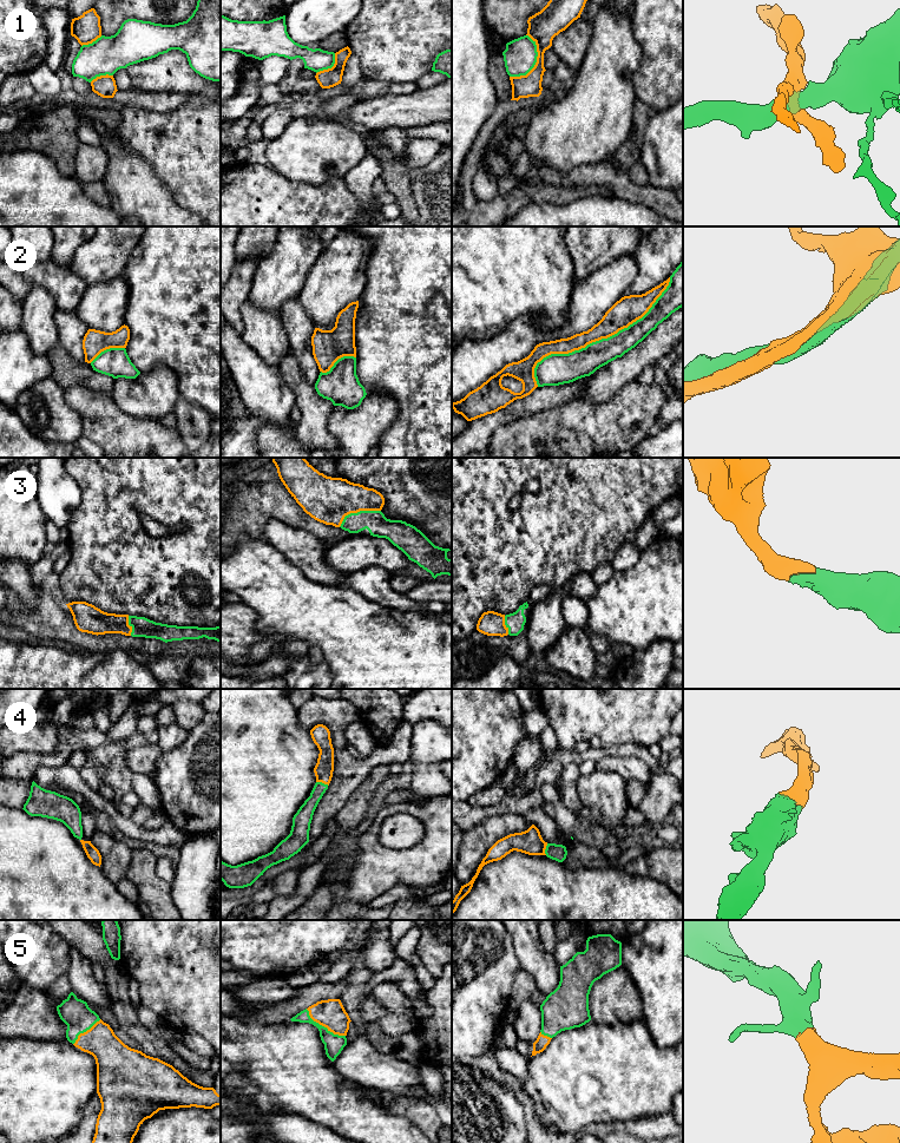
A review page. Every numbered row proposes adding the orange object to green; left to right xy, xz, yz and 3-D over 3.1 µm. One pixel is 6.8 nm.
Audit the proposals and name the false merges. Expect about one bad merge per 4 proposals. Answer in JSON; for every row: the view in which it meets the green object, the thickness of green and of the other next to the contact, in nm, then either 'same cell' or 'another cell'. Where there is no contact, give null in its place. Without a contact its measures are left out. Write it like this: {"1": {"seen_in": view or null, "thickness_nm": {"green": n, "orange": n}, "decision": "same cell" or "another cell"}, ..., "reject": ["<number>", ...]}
{"1": {"seen_in": "yz", "thickness_nm": {"green": 220, "orange": 200}, "decision": "another cell"}, "2": {"seen_in": "yz", "thickness_nm": {"green": 190, "orange": 180}, "decision": "another cell"}, "3": {"seen_in": "xz", "thickness_nm": {"green": 150, "orange": 320}, "decision": "same cell"}, "4": {"seen_in": "xz", "thickness_nm": {"green": 110, "orange": 130}, "decision": "same cell"}, "5": {"seen_in": "xz", "thickness_nm": {"green": 140, "orange": 200}, "decision": "same cell"}, "reject": ["1", "2"]}

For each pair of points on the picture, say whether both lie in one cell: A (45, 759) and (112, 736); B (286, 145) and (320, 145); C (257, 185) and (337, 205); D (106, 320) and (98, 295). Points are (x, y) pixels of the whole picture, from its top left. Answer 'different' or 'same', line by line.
A: same
B: same
C: same
D: same

